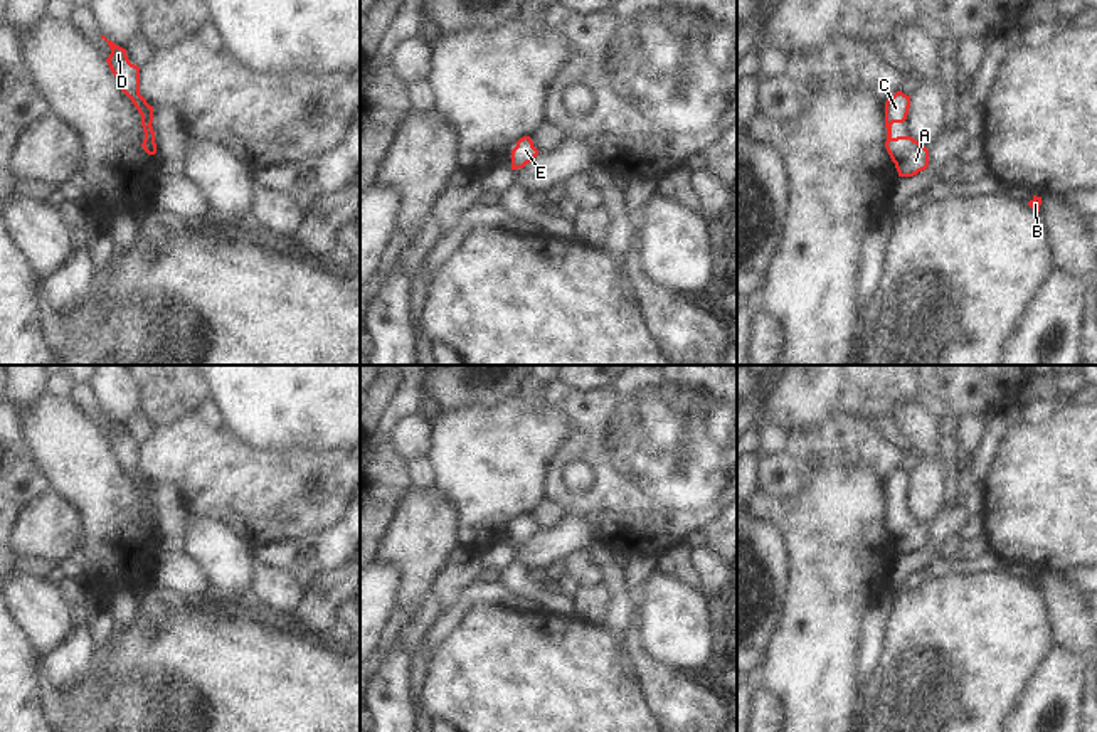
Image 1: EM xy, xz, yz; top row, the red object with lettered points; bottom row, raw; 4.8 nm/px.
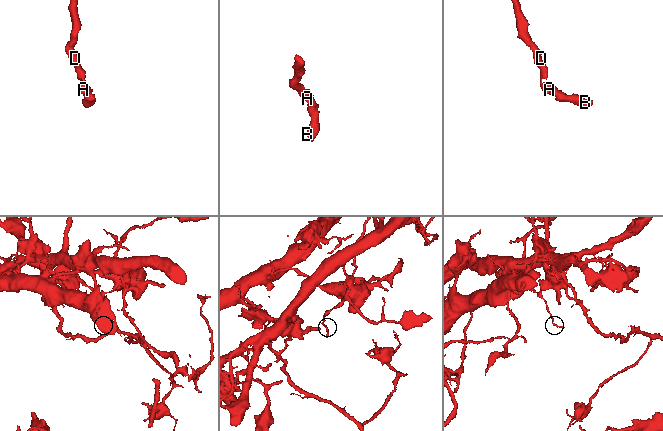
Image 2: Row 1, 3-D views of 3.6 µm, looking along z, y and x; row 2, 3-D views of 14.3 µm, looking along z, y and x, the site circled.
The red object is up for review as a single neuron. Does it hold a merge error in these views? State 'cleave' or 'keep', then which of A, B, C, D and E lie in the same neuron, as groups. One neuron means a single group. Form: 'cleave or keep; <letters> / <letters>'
keep; A B C D E

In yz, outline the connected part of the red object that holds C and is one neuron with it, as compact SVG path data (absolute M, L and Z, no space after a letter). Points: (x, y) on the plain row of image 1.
M897 468L885 480L885 525L895 540L898 554L914 554L929 544L929 527L912 513L892 513L892 501L904 500L910 485L910 473Z

